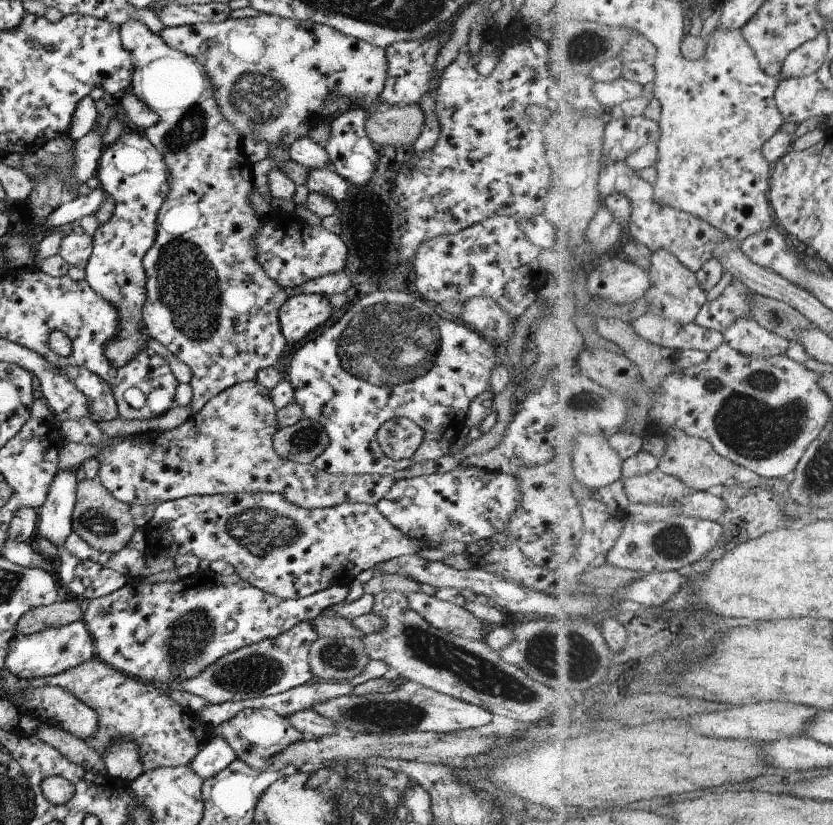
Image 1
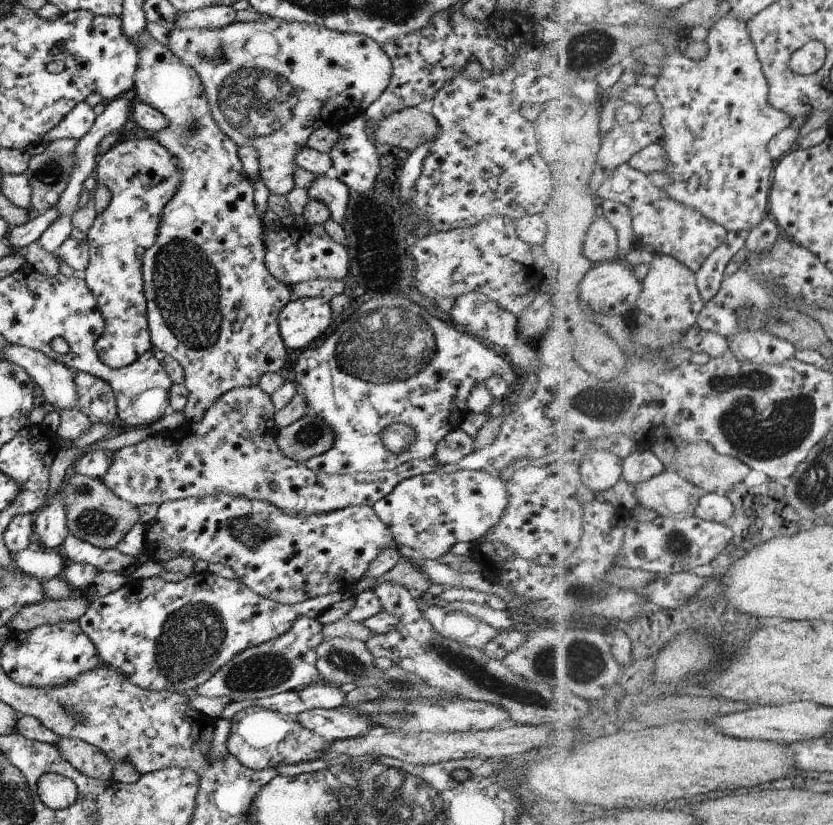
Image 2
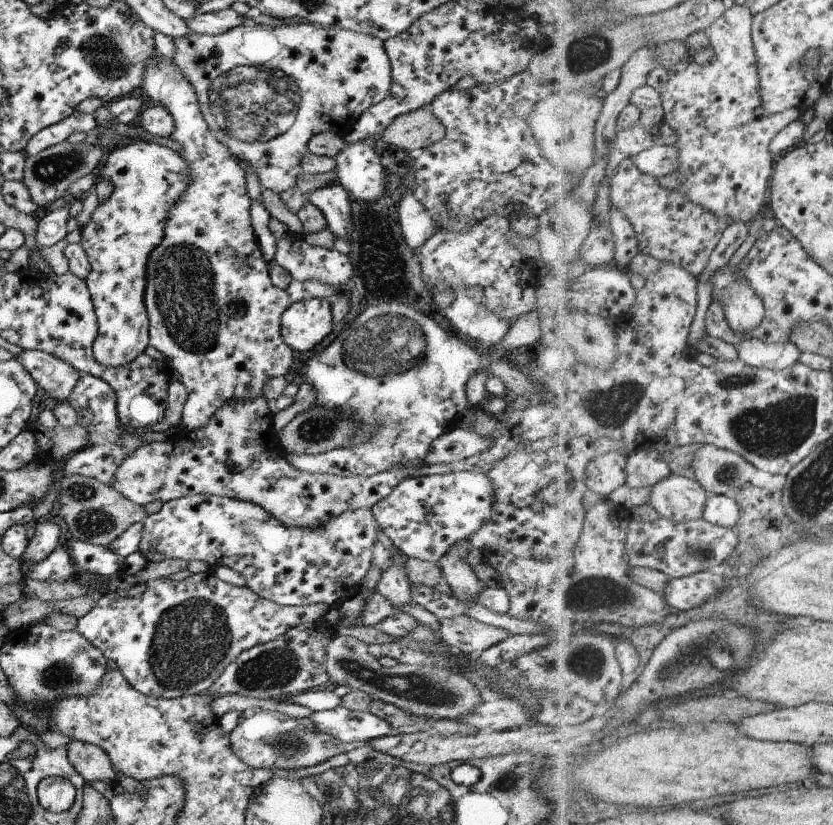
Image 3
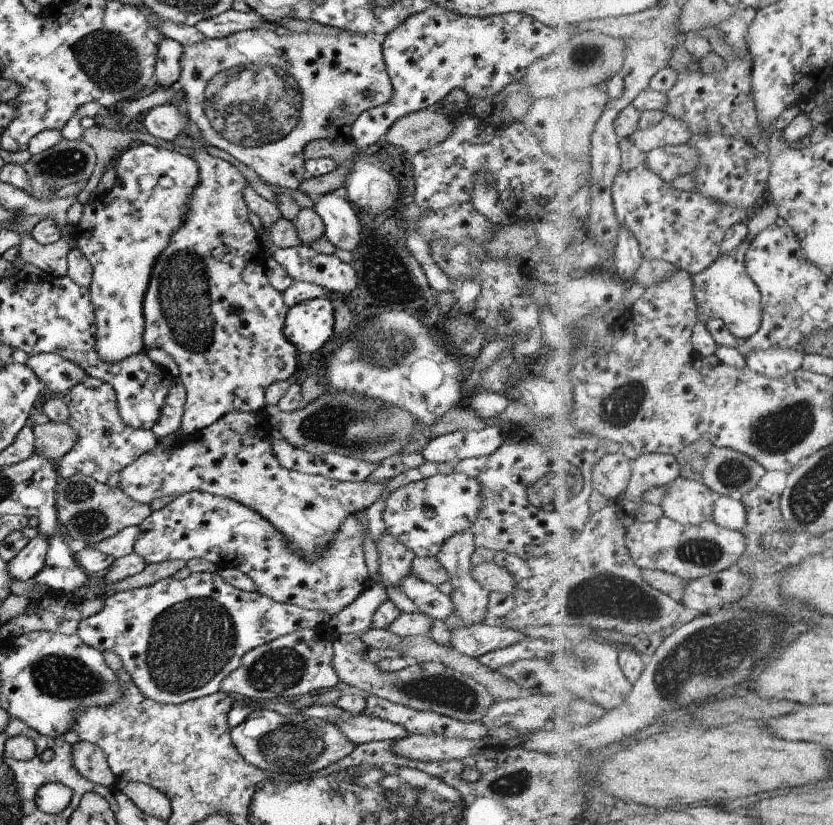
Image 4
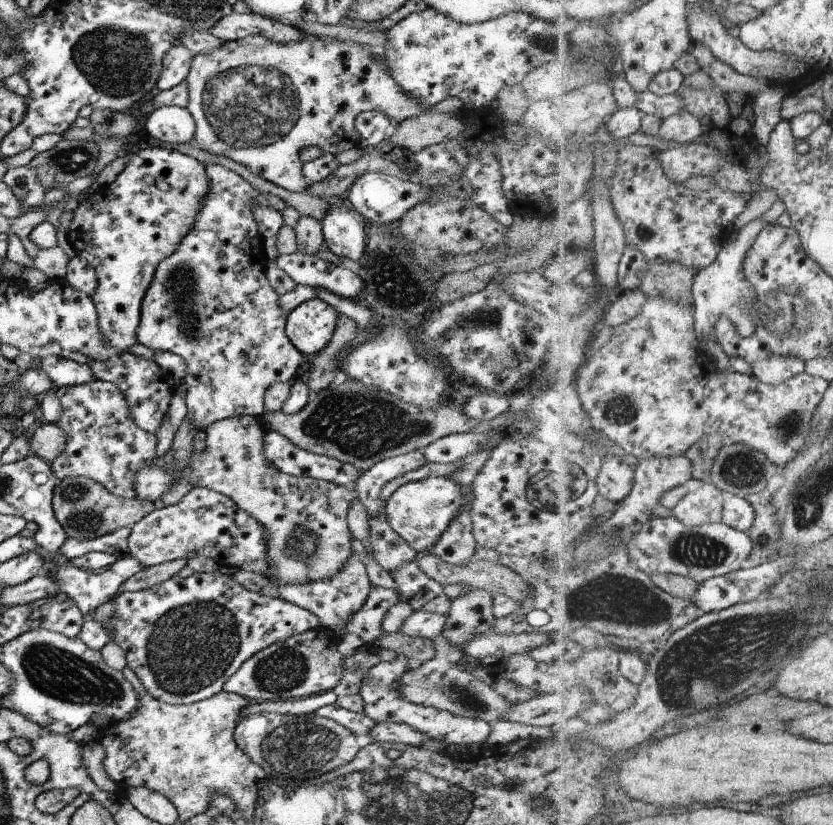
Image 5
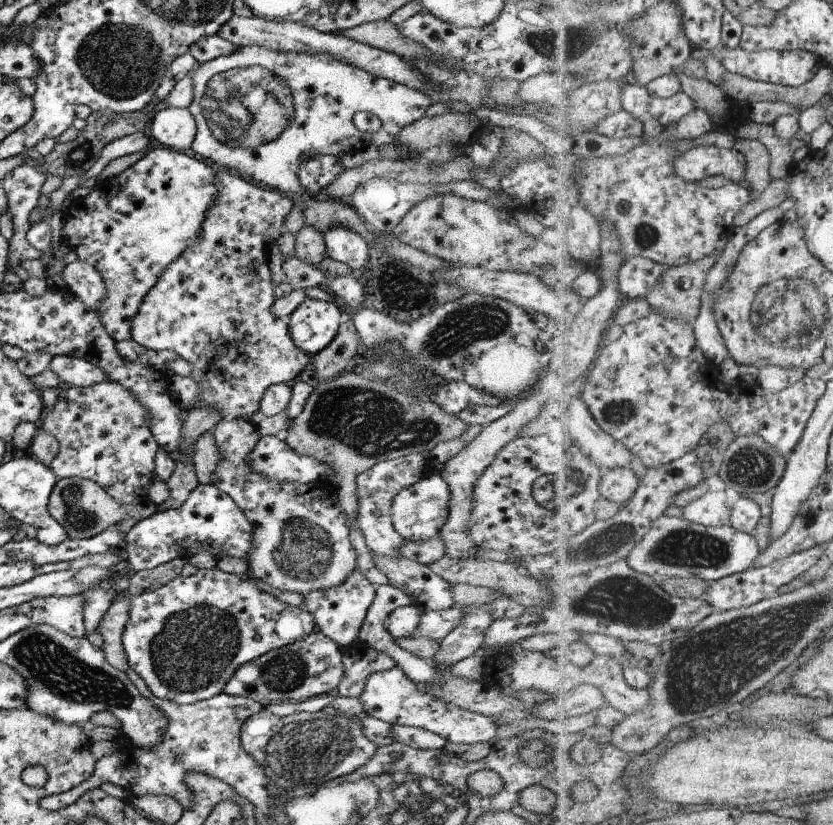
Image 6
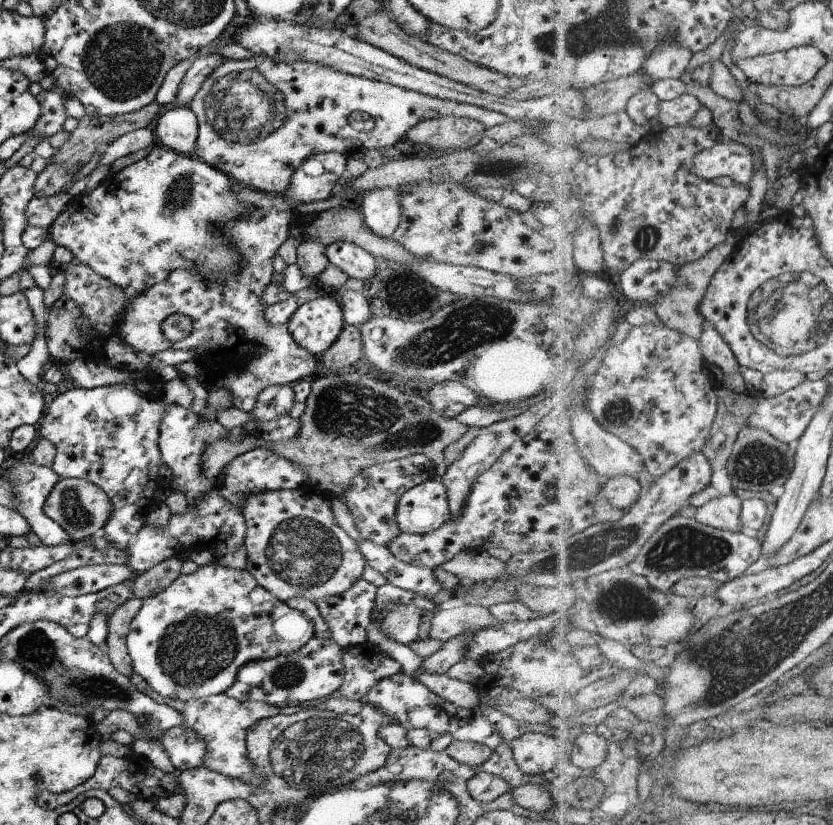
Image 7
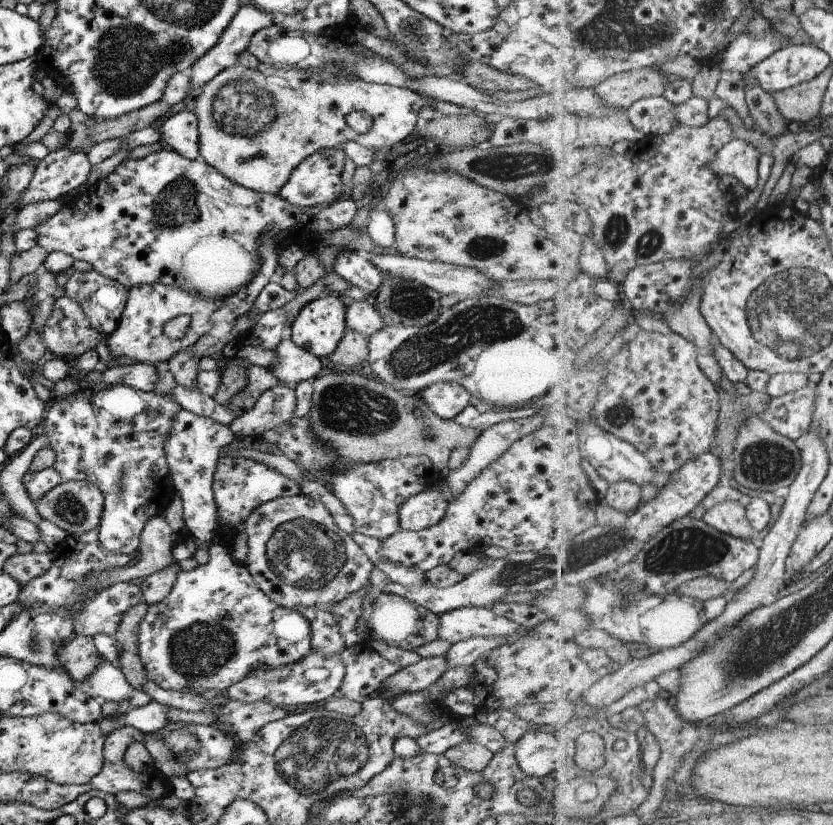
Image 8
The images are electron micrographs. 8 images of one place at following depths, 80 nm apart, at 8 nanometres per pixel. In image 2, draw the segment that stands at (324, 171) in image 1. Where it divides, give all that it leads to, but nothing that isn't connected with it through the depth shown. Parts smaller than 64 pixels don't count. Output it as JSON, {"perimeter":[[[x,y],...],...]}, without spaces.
{"perimeter":[[[318,175],[309,185],[306,193],[309,199],[316,200],[328,208],[329,218],[335,224],[342,223],[343,218],[345,218],[349,190],[339,179]]]}

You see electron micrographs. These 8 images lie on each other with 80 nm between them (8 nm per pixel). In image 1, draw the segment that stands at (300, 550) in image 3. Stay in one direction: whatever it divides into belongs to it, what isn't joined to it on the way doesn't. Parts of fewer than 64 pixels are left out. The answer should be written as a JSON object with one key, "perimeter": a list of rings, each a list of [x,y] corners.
{"perimeter":[[[279,493],[191,495],[165,501],[155,506],[144,531],[148,555],[193,554],[199,559],[223,560],[233,566],[241,580],[285,600],[300,599],[333,585],[349,587],[359,572],[377,563],[429,548],[428,543],[409,538],[393,528],[375,505],[346,502],[322,509],[302,509],[289,504]]]}

